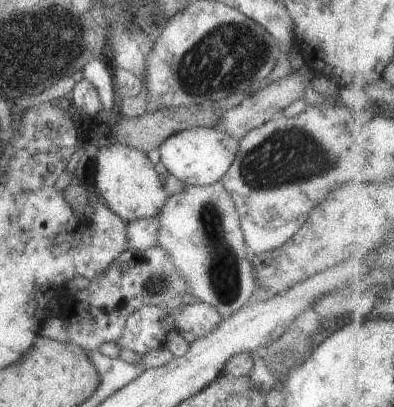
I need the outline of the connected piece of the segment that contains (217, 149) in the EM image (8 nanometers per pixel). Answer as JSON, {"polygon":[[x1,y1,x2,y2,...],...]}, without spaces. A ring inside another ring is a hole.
{"polygon":[[197,127,173,133,161,141,158,149,161,164,166,168,166,174,175,176,185,185,205,186,217,182,227,172,237,154,237,146,239,146,239,140,235,140,233,136,229,136,223,130,217,130,215,127]]}

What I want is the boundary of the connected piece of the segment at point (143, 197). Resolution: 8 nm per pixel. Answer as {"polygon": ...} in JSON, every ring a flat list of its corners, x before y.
{"polygon":[[110,141,109,145,99,147,94,157,93,184,99,202,126,222,158,216,168,196,162,177,154,170,145,152]]}

